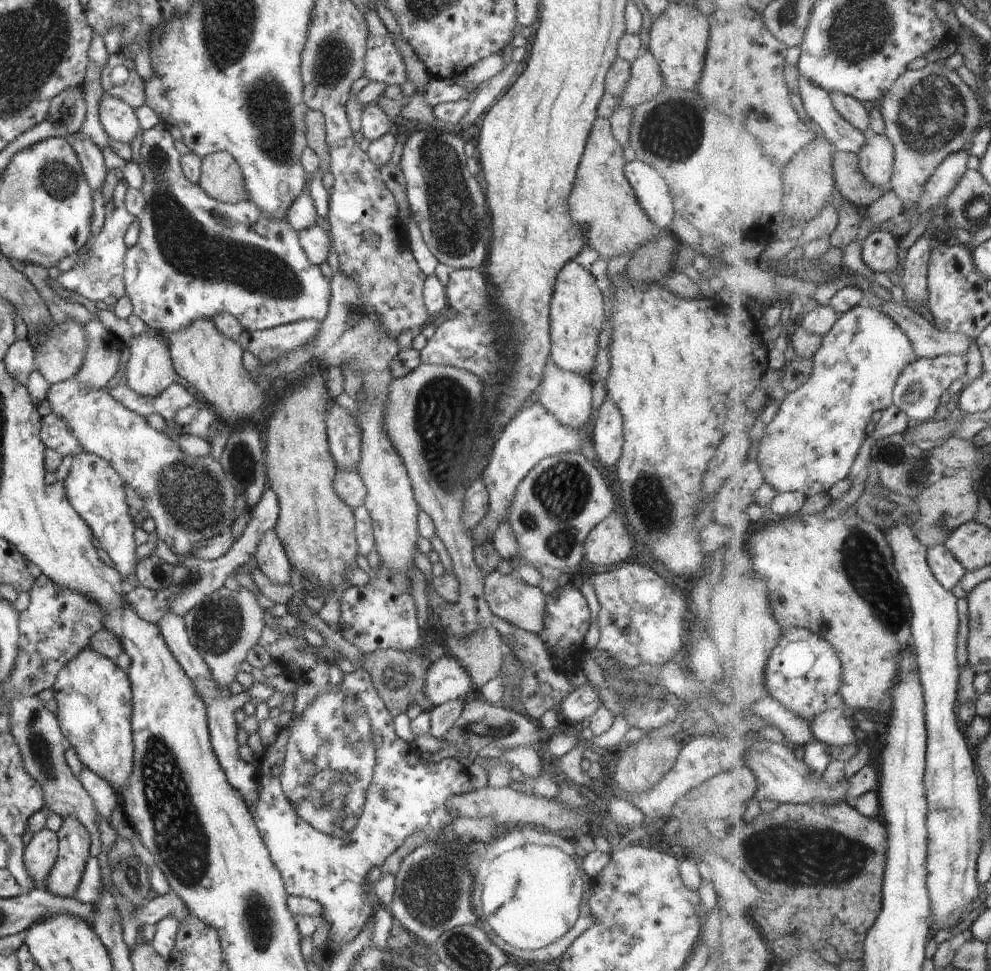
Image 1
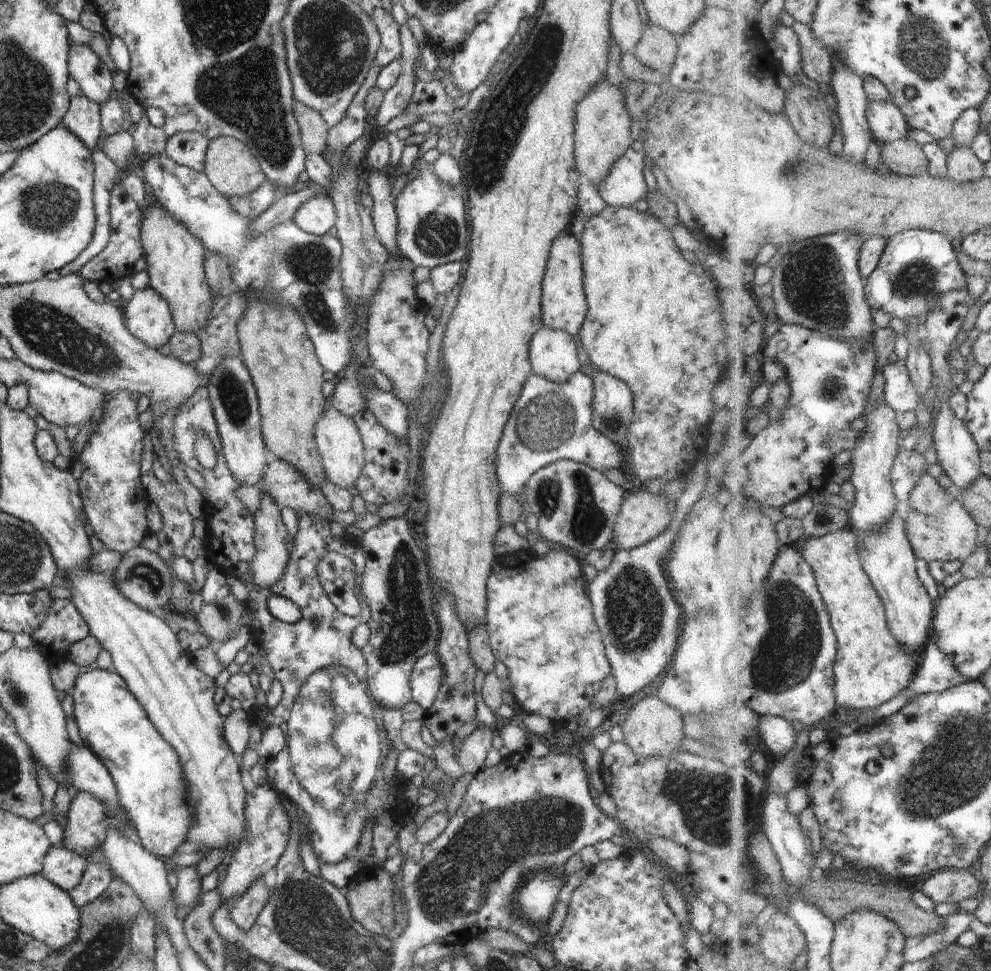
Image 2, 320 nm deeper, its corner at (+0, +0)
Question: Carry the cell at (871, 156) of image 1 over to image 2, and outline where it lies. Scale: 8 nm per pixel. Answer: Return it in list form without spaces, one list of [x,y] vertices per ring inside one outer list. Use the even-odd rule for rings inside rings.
[[[872,101],[868,116],[871,131],[879,144],[893,143],[903,139],[907,136],[907,131],[911,129],[904,110],[894,101]]]

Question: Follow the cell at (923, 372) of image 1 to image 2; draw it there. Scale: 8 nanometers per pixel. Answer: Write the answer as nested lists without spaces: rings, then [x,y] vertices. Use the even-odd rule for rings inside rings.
[[[907,362],[889,363],[883,368],[885,376],[885,400],[897,412],[917,412],[919,392],[912,380]]]

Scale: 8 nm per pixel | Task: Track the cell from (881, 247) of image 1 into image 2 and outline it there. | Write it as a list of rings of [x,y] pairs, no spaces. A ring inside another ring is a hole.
[[[914,229],[889,239],[878,270],[868,279],[867,296],[876,311],[893,314],[906,323],[917,321],[925,327],[943,297],[967,288],[968,274],[952,246],[952,238],[939,230]]]

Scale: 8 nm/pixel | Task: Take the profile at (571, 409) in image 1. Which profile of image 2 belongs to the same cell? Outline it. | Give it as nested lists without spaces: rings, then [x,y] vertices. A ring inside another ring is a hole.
[[[542,326],[530,340],[532,370],[555,383],[564,382],[581,367],[577,338]]]

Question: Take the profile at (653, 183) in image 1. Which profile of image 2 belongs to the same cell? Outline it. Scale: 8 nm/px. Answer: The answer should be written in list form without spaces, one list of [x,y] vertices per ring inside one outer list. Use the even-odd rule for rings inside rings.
[[[630,147],[610,166],[605,181],[597,188],[607,205],[632,207],[638,200],[646,199],[649,193],[644,179],[644,158],[642,152]]]

